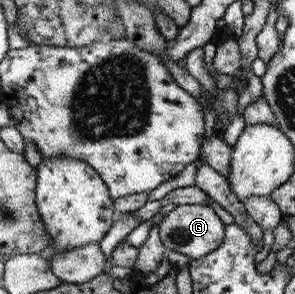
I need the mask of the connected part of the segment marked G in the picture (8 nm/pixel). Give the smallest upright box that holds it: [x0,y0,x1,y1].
[159,204,225,260]

